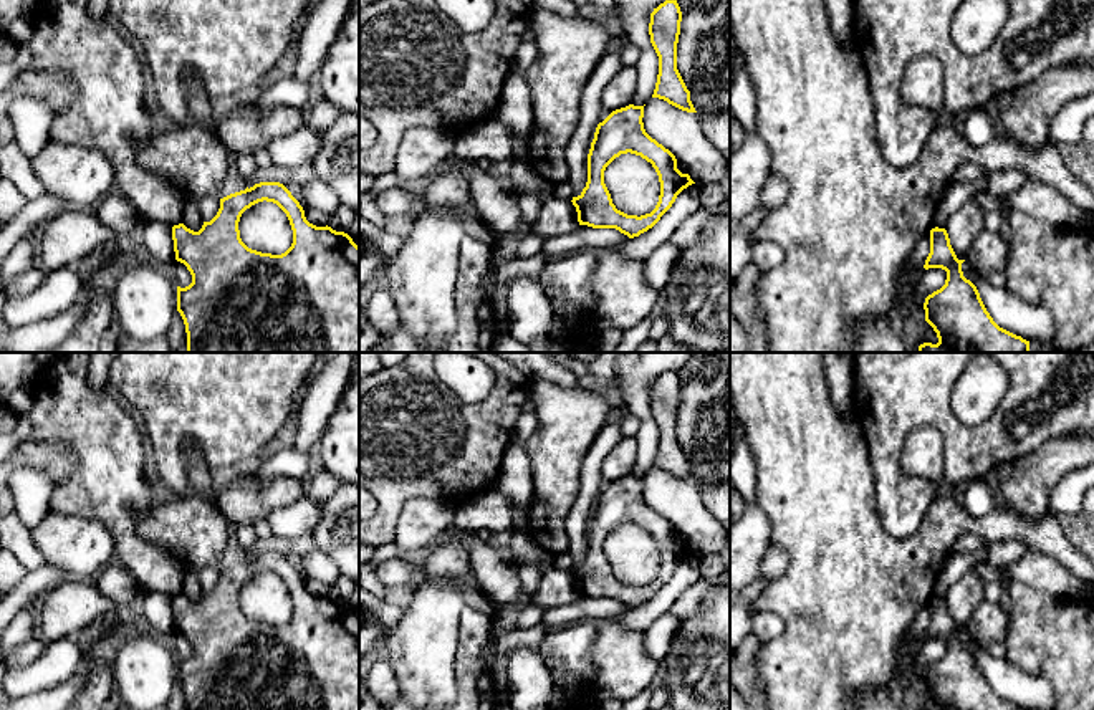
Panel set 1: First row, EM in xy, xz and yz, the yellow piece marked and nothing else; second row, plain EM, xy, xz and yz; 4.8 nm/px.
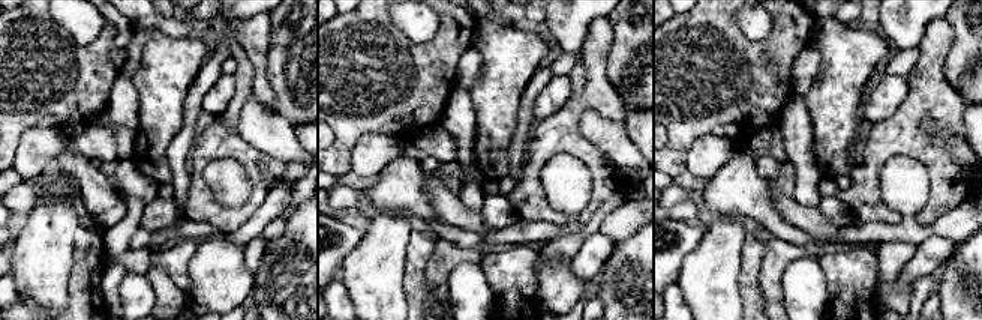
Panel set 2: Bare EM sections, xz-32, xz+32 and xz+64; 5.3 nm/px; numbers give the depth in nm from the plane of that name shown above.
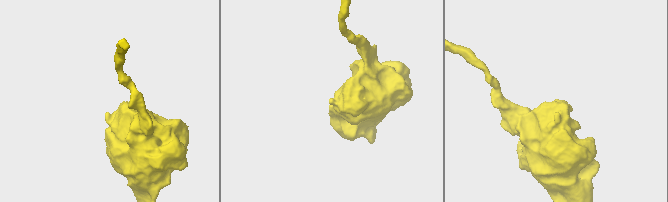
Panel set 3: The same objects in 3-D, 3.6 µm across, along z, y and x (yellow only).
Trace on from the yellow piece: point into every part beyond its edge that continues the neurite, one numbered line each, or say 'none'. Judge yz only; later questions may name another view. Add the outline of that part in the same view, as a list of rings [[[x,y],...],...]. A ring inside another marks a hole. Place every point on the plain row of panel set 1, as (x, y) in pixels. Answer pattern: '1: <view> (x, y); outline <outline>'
none

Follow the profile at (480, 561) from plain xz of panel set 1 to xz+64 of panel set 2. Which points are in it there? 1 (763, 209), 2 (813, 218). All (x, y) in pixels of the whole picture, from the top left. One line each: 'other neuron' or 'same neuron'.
1: other neuron
2: same neuron

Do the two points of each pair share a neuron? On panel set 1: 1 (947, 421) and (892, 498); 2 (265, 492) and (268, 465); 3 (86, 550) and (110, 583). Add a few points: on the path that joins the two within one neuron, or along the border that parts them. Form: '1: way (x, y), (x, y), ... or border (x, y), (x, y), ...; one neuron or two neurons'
1: way (919, 419), (911, 419), (891, 439), (891, 470); one neuron
2: border (254, 474), (263, 480), (302, 480); two neurons
3: border (106, 565), (98, 575); two neurons

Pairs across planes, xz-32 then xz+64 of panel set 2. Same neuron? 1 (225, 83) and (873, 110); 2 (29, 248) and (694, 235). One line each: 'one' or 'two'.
1: one
2: two

